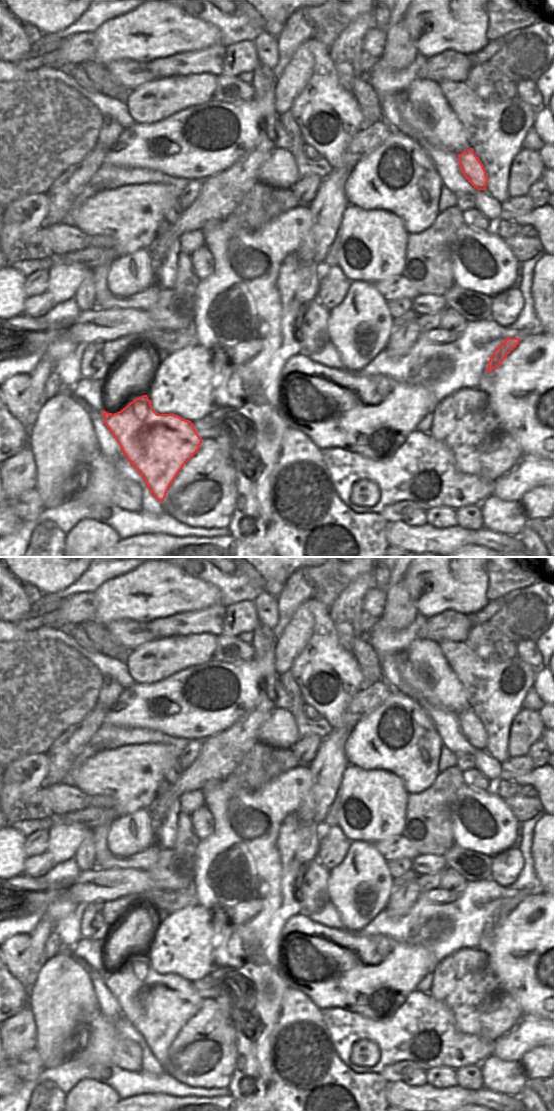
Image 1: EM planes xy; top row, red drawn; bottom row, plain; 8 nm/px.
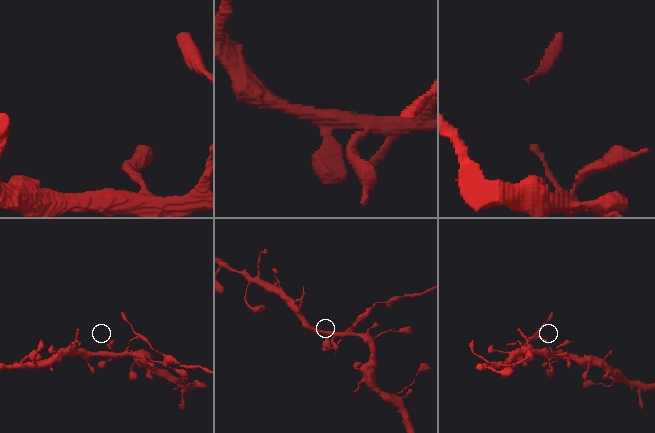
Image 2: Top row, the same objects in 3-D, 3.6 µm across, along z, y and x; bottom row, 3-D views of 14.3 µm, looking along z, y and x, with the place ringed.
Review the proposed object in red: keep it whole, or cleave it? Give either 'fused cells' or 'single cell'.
fused cells

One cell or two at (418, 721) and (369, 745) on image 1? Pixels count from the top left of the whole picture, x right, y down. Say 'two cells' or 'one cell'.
one cell

